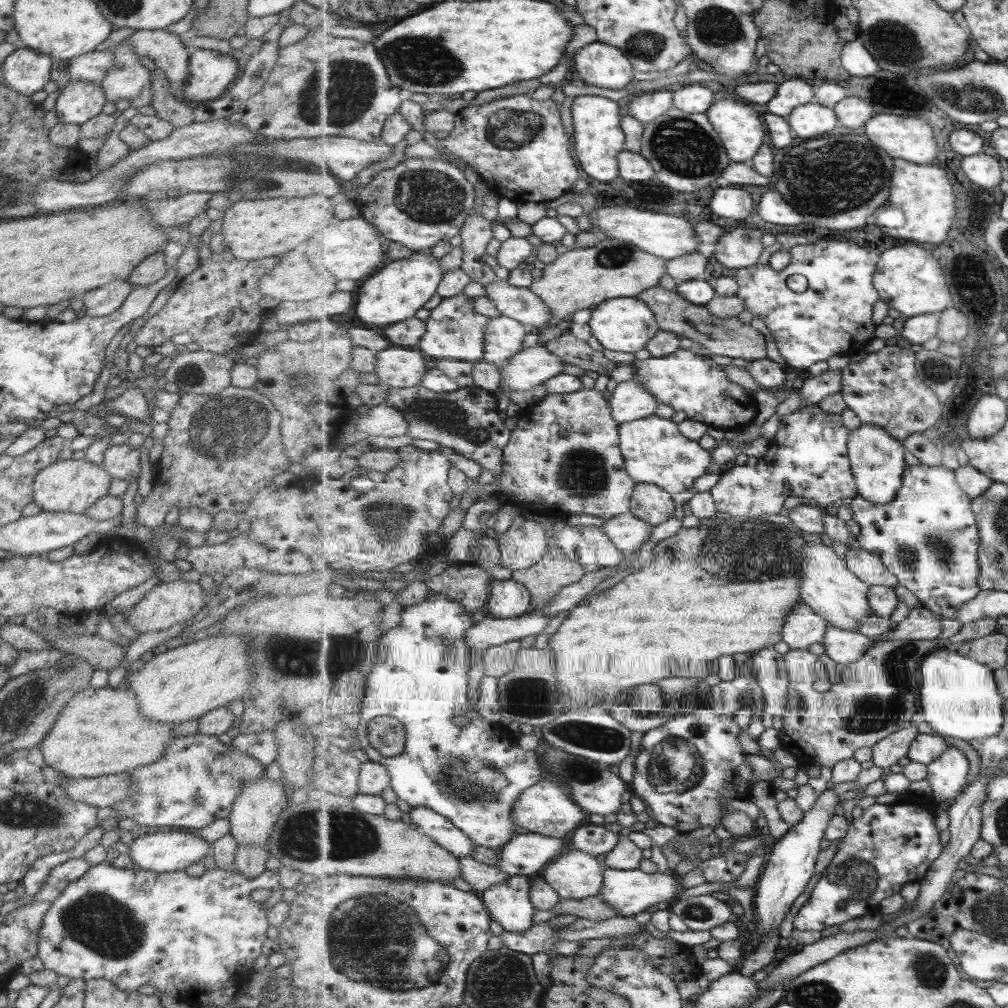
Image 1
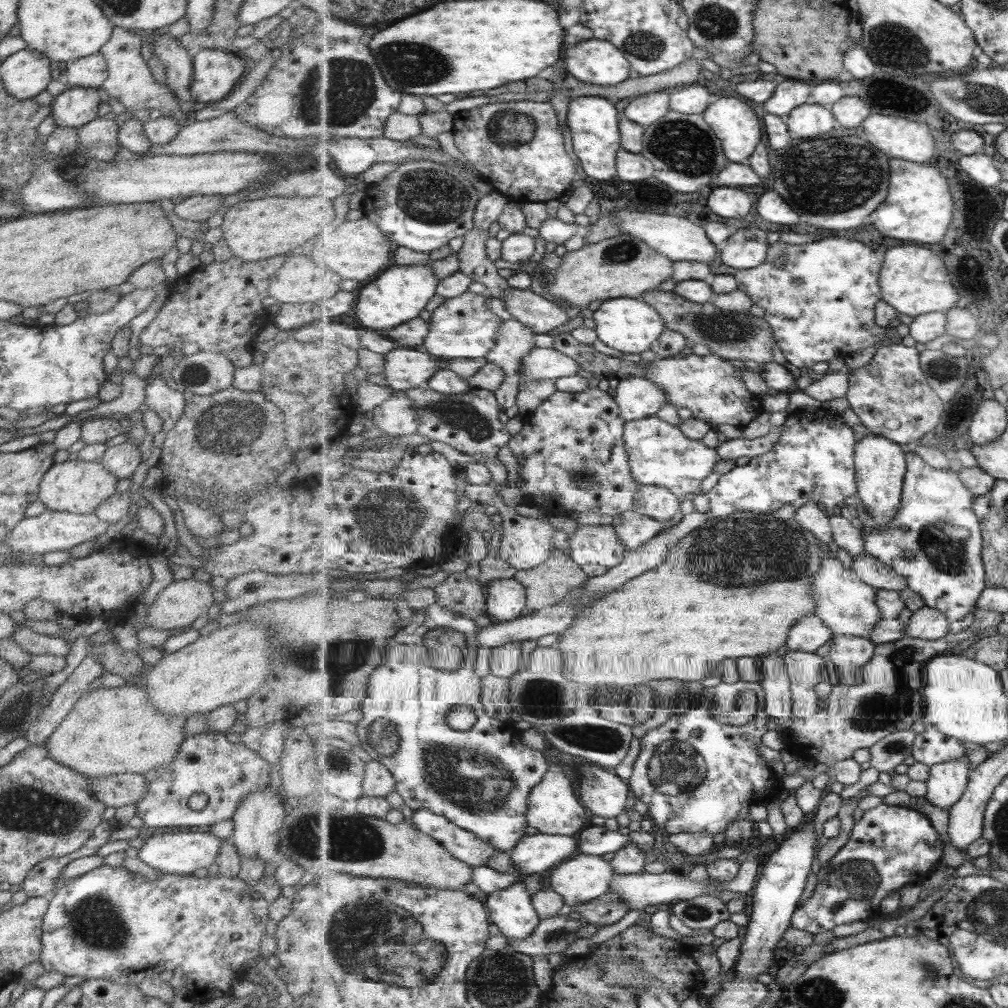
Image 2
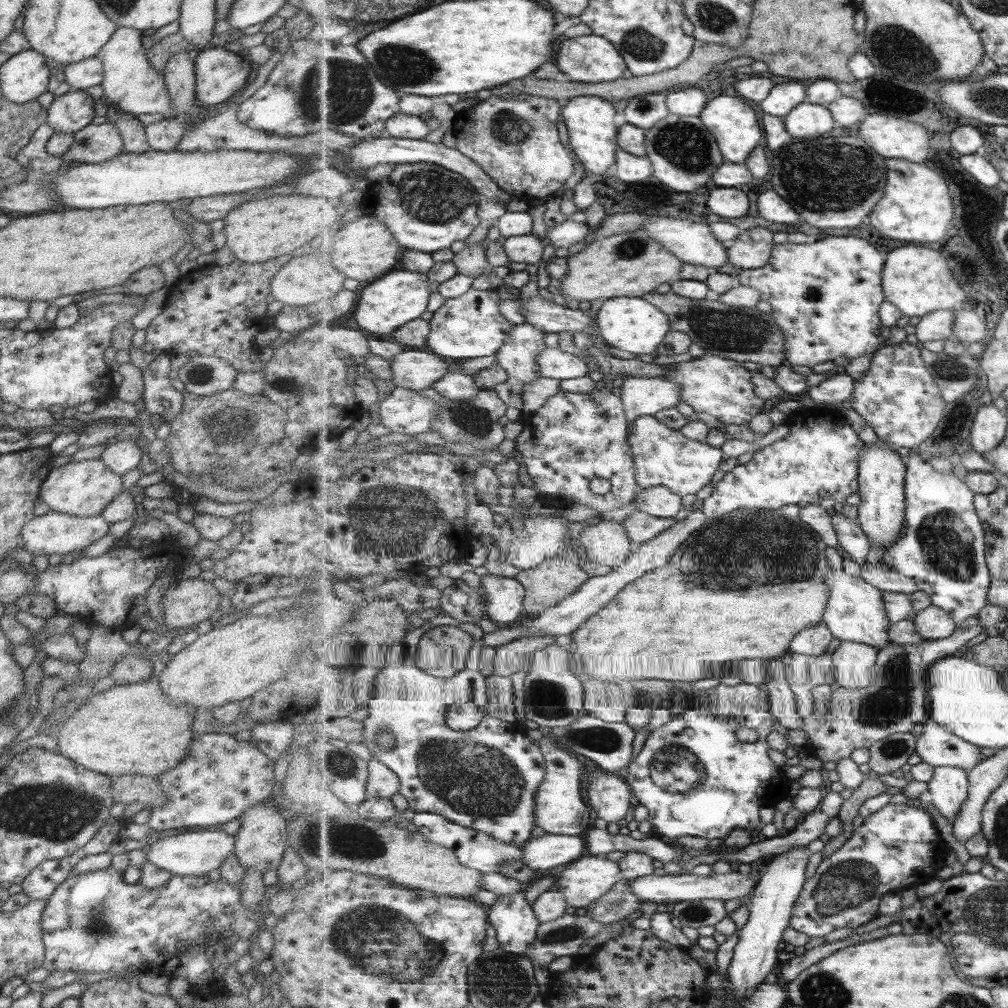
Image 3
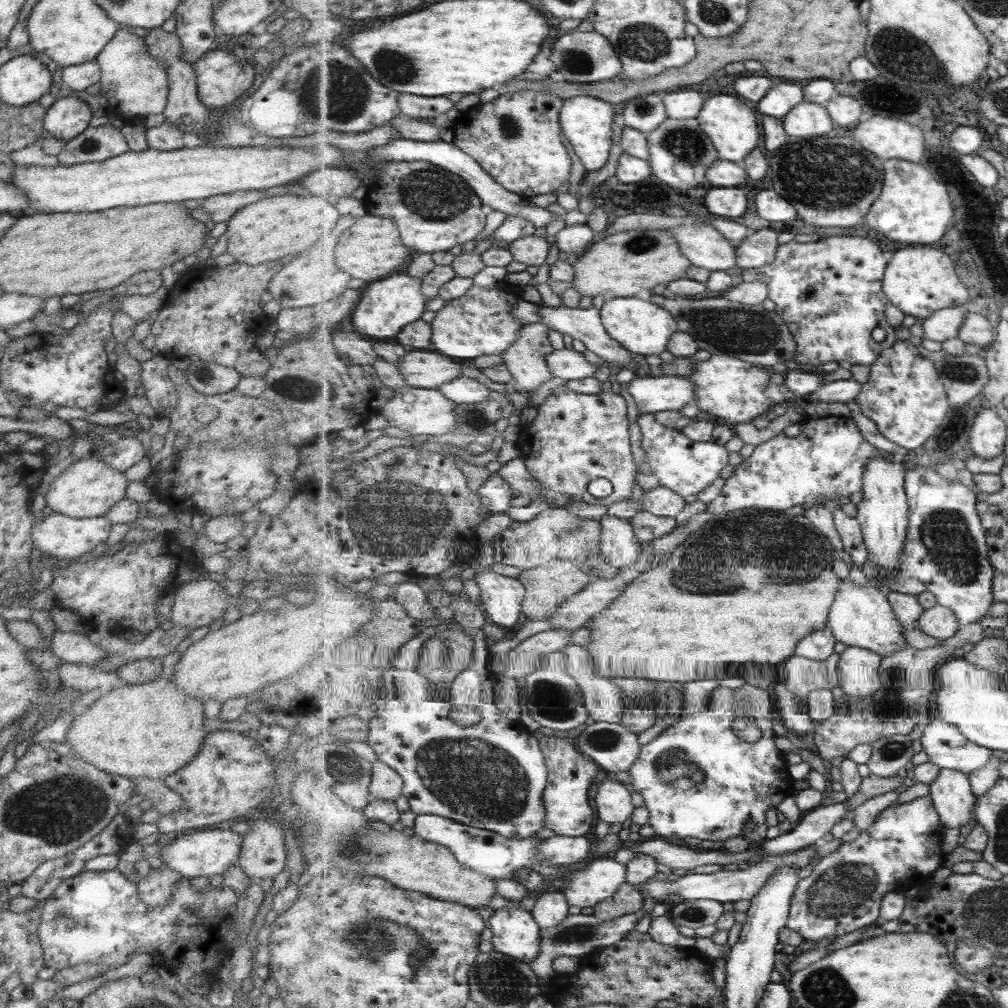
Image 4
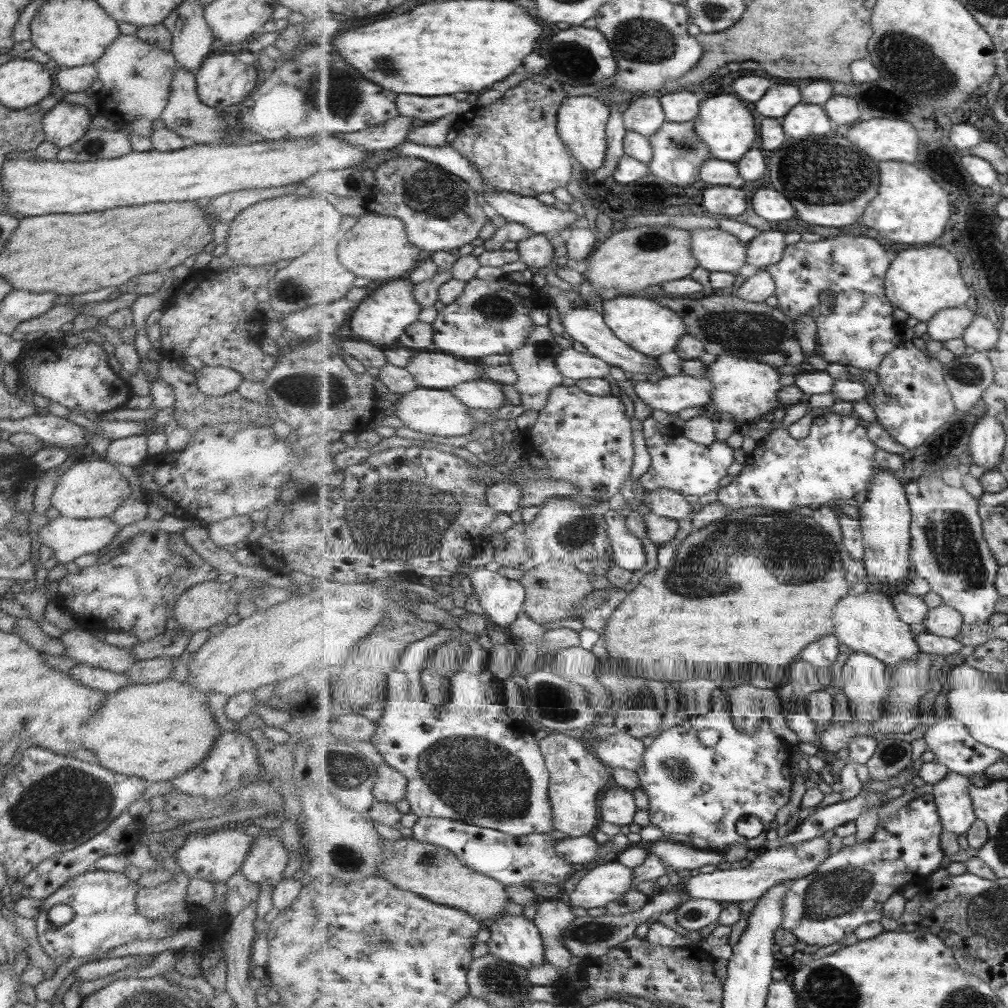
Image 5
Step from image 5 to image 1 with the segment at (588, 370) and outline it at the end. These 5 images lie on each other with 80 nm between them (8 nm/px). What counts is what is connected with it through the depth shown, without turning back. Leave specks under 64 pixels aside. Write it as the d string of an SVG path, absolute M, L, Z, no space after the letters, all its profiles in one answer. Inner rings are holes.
M543 344L515 354L500 368L503 388L529 392L550 378L563 373L564 360L553 355Z

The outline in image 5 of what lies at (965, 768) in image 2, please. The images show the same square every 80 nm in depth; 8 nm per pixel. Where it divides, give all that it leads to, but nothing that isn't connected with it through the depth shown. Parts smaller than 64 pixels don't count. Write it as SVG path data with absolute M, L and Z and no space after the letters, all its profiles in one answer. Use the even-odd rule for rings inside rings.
M953 771L934 785L934 799L943 827L957 836L966 834L978 820L971 789L972 779Z

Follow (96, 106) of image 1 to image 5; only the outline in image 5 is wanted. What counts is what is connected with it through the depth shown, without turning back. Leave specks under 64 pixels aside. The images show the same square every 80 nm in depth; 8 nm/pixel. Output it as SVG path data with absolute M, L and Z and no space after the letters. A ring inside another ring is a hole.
M61 101L42 118L45 141L60 149L79 140L91 125L92 116L80 103Z

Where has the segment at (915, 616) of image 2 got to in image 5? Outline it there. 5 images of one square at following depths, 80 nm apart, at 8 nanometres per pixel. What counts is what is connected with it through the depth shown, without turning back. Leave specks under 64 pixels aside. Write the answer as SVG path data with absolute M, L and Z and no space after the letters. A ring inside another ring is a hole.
M941 604L931 609L927 620L924 622L927 633L947 638L956 638L962 631L963 615L947 604Z

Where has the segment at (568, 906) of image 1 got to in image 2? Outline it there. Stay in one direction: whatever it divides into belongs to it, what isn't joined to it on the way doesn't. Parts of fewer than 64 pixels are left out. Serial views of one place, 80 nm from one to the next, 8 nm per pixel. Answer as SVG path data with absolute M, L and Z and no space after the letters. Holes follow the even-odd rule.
M609 892L598 899L587 901L585 904L576 904L571 907L581 914L581 918L592 925L605 926L619 922L630 908L616 892Z

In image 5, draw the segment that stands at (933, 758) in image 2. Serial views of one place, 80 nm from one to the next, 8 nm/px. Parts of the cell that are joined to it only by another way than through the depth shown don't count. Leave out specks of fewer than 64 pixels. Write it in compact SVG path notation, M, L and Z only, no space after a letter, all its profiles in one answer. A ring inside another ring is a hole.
M950 716L941 719L931 726L927 726L923 737L925 738L927 749L934 753L935 761L947 766L948 770L968 777L983 775L991 764L1001 760L1001 756L1004 755L1000 750L989 748L987 745L975 740L965 724Z

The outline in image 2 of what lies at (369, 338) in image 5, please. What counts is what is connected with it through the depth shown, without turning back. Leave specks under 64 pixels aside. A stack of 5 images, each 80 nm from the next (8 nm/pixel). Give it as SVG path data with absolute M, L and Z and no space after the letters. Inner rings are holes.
M433 263L411 266L397 266L393 264L383 271L377 279L357 288L359 302L357 302L357 318L365 328L379 332L386 332L410 320L419 318L419 314L427 308L431 298L438 294L440 278L435 272Z

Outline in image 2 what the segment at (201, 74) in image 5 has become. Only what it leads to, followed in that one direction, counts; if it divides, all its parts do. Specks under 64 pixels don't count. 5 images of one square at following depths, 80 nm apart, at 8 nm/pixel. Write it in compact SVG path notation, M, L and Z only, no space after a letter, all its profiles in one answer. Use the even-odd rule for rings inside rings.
M219 48L199 50L192 57L192 66L191 100L209 104L223 100L245 68L235 51Z

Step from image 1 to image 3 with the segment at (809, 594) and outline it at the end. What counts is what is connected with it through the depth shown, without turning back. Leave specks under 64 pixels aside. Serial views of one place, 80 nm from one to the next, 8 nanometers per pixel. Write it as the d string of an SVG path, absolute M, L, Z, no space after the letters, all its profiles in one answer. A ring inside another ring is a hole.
M843 569L831 570L825 584L831 590L829 604L825 608L823 621L831 629L834 638L842 641L855 641L874 646L878 650L891 645L888 641L888 628L891 621L887 617L887 605L883 601L884 591L868 584L859 576L851 576Z

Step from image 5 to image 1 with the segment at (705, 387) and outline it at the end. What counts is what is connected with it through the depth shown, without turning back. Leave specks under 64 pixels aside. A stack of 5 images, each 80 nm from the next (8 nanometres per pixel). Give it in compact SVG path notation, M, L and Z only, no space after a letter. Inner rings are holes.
M636 377L617 384L608 401L611 414L619 425L654 415L658 404L656 396L653 396Z

